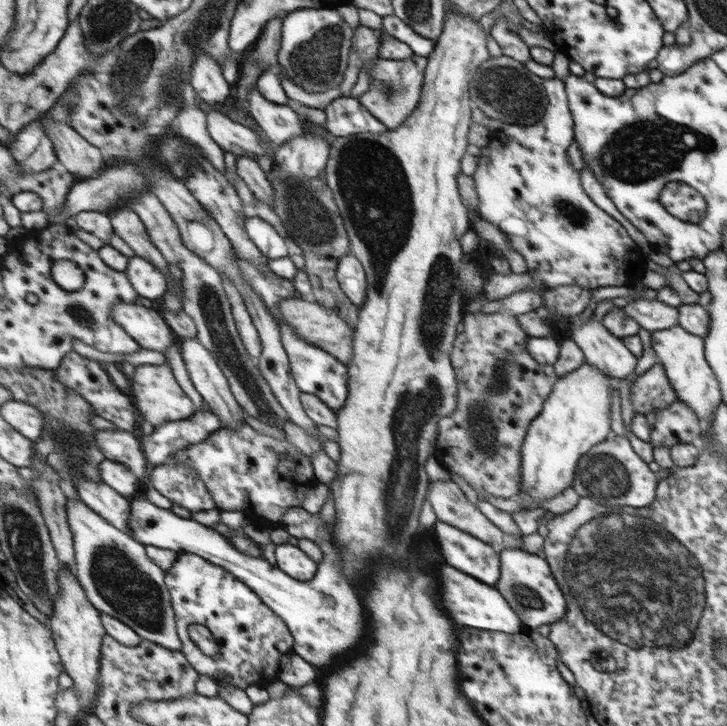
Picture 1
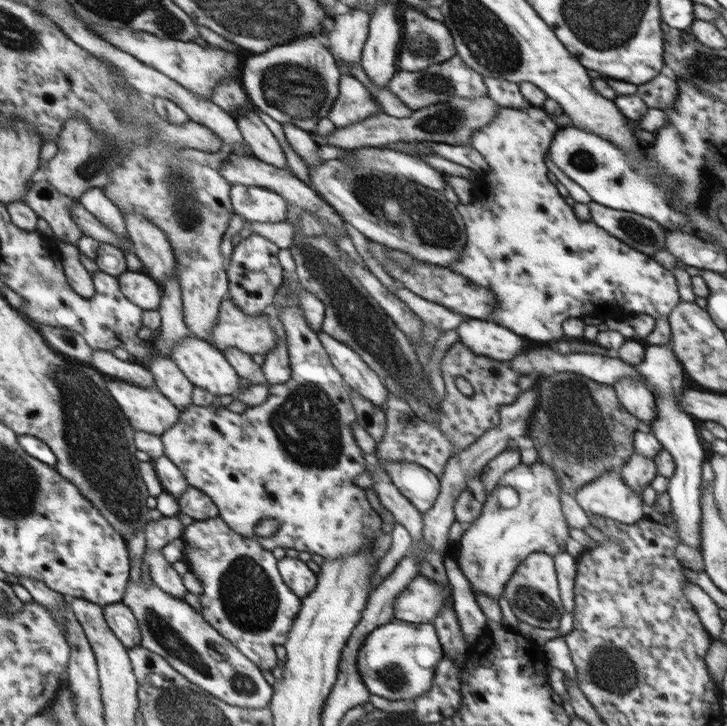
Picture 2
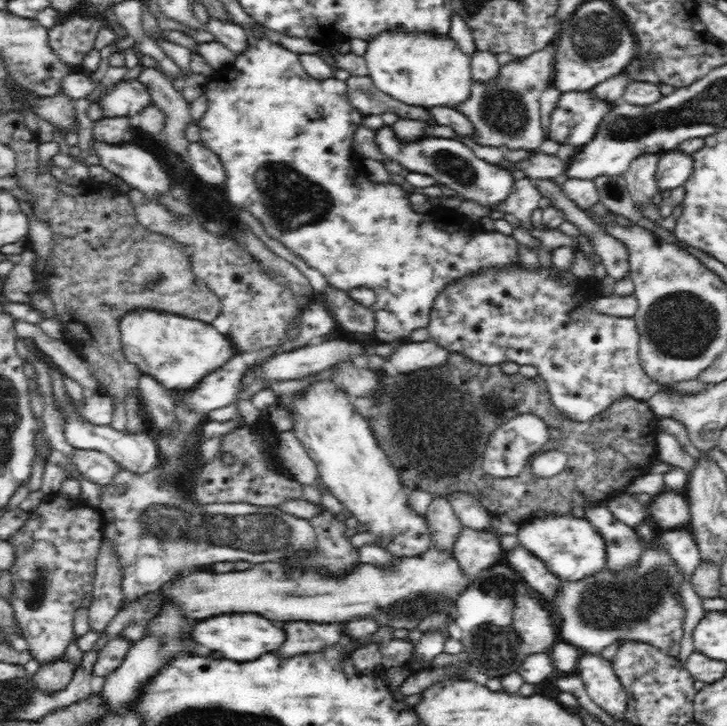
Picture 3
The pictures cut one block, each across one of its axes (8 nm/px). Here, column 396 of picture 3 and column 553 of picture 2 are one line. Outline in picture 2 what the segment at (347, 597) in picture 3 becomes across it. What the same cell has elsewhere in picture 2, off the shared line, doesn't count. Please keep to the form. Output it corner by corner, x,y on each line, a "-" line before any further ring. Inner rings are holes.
532,552
520,564
516,575
508,579
503,596
514,616
535,628
557,629
559,616
563,612
559,592
557,592
556,572
552,556
544,552

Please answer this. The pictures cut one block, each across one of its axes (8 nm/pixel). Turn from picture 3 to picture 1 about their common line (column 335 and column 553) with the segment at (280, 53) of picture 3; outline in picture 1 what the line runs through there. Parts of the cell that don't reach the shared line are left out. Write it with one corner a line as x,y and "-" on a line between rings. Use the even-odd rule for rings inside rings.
554,77
543,79
547,94
545,113
537,123
522,129
502,126
492,130
489,142
480,147
477,165
471,177
477,194
477,215
495,225
504,235
507,244
523,257
527,273
544,289
561,285
579,285
589,291
605,286
635,287
645,280
649,260
638,254
637,240
629,236
629,228
609,216
593,203
593,196
585,192
581,171
573,169
569,160
569,144
573,144
573,118
568,109
564,82

